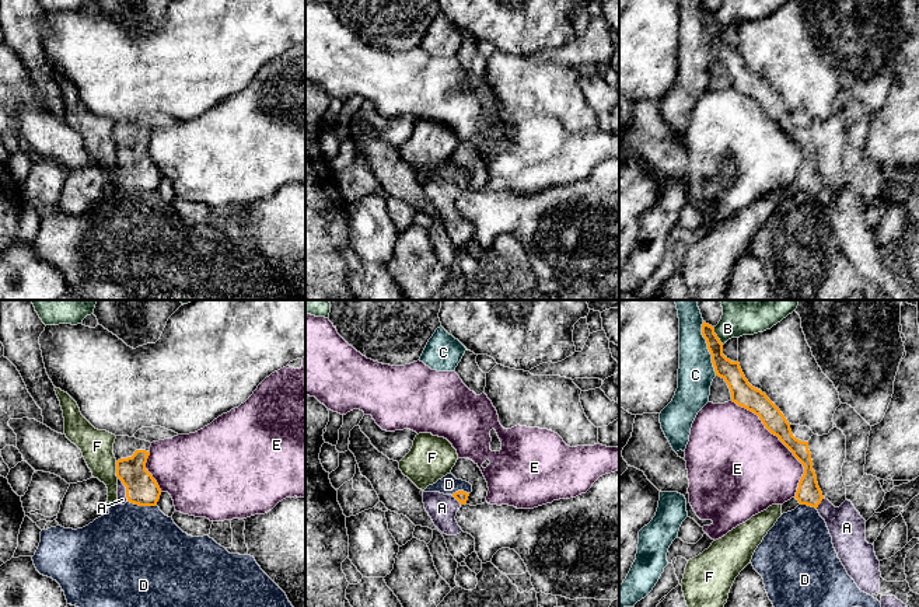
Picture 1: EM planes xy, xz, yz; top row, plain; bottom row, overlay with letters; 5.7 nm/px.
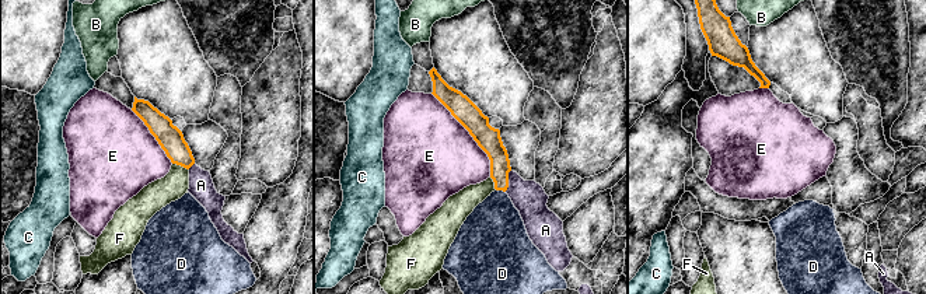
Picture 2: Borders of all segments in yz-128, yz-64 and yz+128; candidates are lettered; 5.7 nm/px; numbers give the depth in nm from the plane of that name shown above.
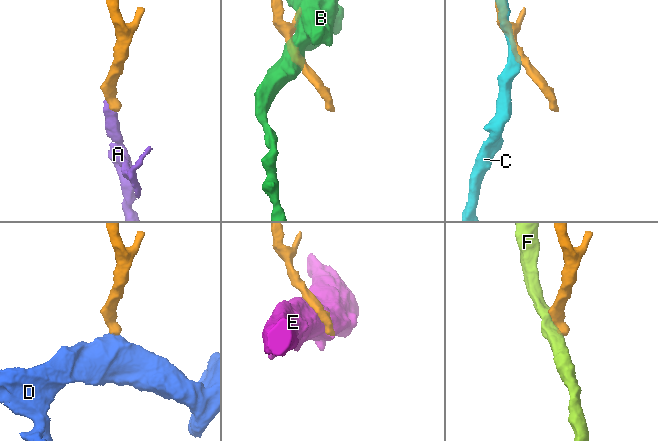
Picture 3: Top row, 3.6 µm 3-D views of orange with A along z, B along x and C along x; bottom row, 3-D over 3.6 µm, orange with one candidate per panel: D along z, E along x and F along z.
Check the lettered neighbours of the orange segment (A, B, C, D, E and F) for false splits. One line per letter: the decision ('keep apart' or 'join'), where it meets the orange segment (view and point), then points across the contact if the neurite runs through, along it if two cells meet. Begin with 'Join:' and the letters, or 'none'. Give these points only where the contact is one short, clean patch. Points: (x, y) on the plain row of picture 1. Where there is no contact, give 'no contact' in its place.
Join: A
A: join | xy (126, 175) | across xy (142, 175), (126, 175), (122, 185)
B: keep apart | yz (716, 21)
C: keep apart | yz (708, 34)
D: keep apart | xy (142, 191) | along xy (128, 187), (136, 191), (156, 191)
E: keep apart | yz (782, 128)
F: keep apart | xy (116, 156) | along xy (115, 147), (115, 160), (118, 163)

